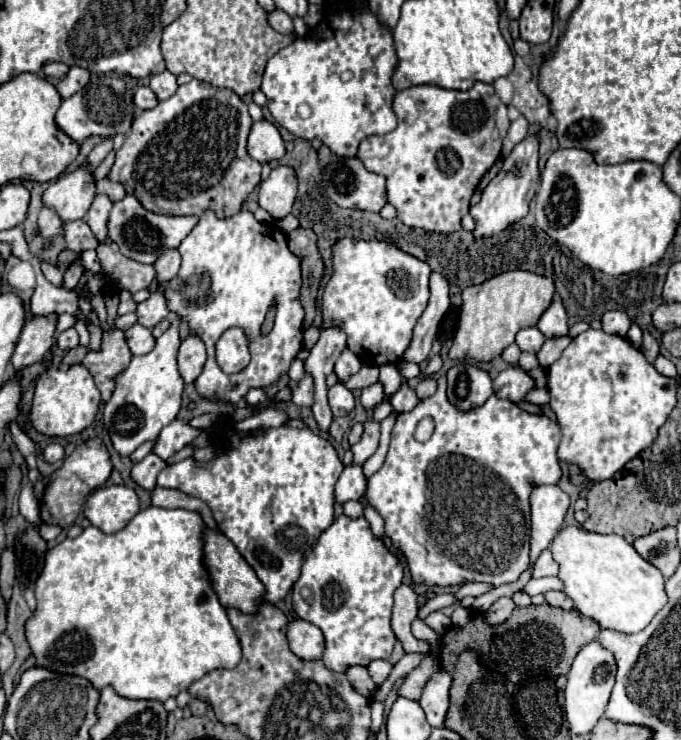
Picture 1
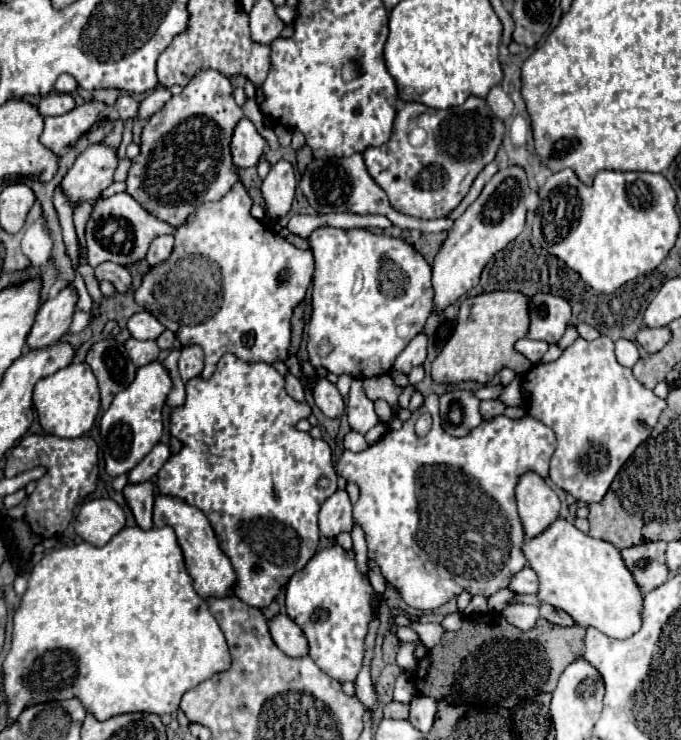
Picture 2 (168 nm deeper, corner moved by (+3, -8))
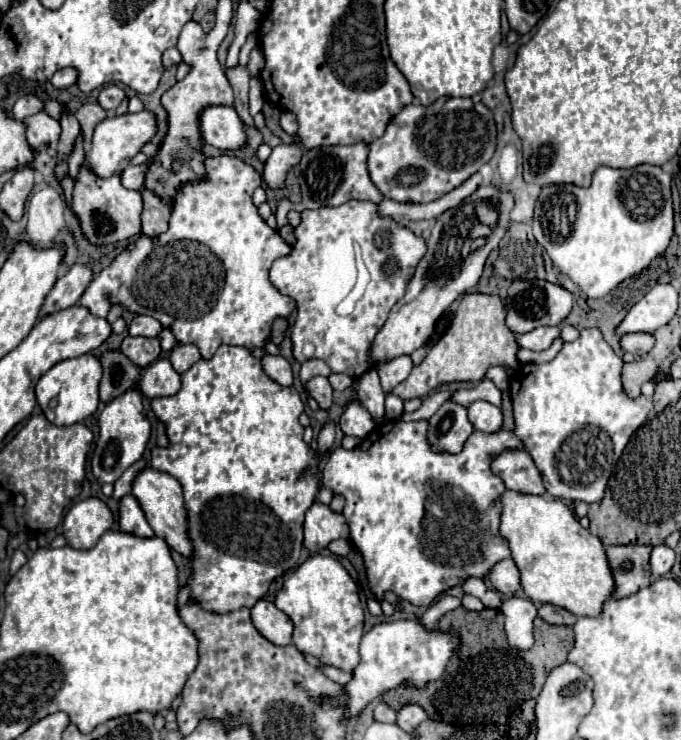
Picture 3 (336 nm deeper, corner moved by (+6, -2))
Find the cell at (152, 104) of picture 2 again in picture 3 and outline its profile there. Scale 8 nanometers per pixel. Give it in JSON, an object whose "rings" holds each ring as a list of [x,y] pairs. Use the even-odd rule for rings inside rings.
{"rings":[[[140,110],[136,114],[122,114],[122,116],[106,116],[94,130],[92,150],[86,154],[86,164],[100,178],[120,174],[130,164],[130,160],[142,150],[142,146],[152,140],[154,134],[156,134],[156,116],[150,110]]]}

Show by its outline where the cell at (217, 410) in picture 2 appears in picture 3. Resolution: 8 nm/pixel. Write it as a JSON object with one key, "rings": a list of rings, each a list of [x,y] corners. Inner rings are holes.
{"rings":[[[220,346],[212,358],[208,358],[208,360],[202,358],[200,362],[196,362],[190,370],[186,370],[182,374],[182,388],[178,394],[154,398],[150,402],[150,406],[152,406],[154,414],[166,424],[166,436],[170,440],[170,444],[166,448],[160,448],[160,446],[152,448],[150,466],[158,468],[158,470],[166,470],[174,478],[178,478],[178,482],[182,484],[182,490],[184,490],[184,508],[188,514],[188,538],[192,542],[192,574],[188,578],[188,588],[190,588],[188,602],[198,604],[204,610],[216,612],[216,614],[226,614],[226,612],[234,612],[240,608],[252,608],[268,592],[270,582],[274,578],[282,576],[284,572],[292,570],[292,566],[298,562],[298,556],[302,550],[302,540],[304,540],[304,536],[302,536],[304,514],[314,504],[316,492],[318,492],[318,462],[316,462],[314,450],[302,440],[304,428],[298,422],[300,414],[304,412],[300,394],[292,386],[284,388],[284,386],[276,384],[274,380],[270,380],[262,370],[260,360],[254,358],[248,348]]]}

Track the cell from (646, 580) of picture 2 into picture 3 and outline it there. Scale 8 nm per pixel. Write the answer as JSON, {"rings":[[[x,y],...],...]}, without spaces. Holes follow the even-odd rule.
{"rings":[[[608,546],[606,556],[616,582],[614,600],[626,598],[650,584],[650,546]]]}

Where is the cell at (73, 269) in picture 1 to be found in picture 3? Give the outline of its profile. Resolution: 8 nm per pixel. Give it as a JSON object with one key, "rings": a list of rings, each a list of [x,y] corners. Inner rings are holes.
{"rings":[[[82,132],[78,134],[78,138],[76,138],[76,142],[74,142],[74,148],[72,148],[72,152],[70,152],[70,158],[68,158],[68,170],[70,170],[70,174],[72,174],[72,178],[76,178],[76,174],[78,174],[78,168],[84,164],[84,148],[82,148]]]}

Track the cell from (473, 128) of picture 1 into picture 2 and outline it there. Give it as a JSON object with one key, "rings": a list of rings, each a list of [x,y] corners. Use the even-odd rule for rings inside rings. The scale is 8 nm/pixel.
{"rings":[[[471,96],[471,98],[467,98],[467,102],[463,106],[455,106],[455,108],[447,108],[447,110],[427,108],[425,104],[419,104],[419,102],[407,102],[397,112],[397,118],[393,124],[393,134],[391,134],[389,142],[385,142],[377,148],[367,148],[367,152],[363,152],[363,158],[365,158],[367,170],[371,172],[371,178],[387,192],[389,202],[397,212],[401,212],[405,216],[421,218],[421,220],[445,218],[465,198],[465,194],[469,192],[477,174],[497,156],[497,150],[503,142],[503,134],[505,134],[505,124],[491,112],[491,108],[487,106],[487,102],[483,98]],[[413,128],[423,128],[427,132],[427,140],[421,146],[409,144],[409,134]]]}

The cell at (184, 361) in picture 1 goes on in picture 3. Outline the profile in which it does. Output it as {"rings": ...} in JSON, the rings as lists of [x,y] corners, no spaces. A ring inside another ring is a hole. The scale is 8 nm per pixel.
{"rings":[[[178,344],[178,346],[174,346],[172,352],[170,352],[170,362],[172,362],[174,370],[180,372],[180,374],[186,372],[186,370],[188,370],[192,364],[196,364],[200,358],[202,358],[202,356],[200,356],[198,348],[192,346],[192,344]]]}

